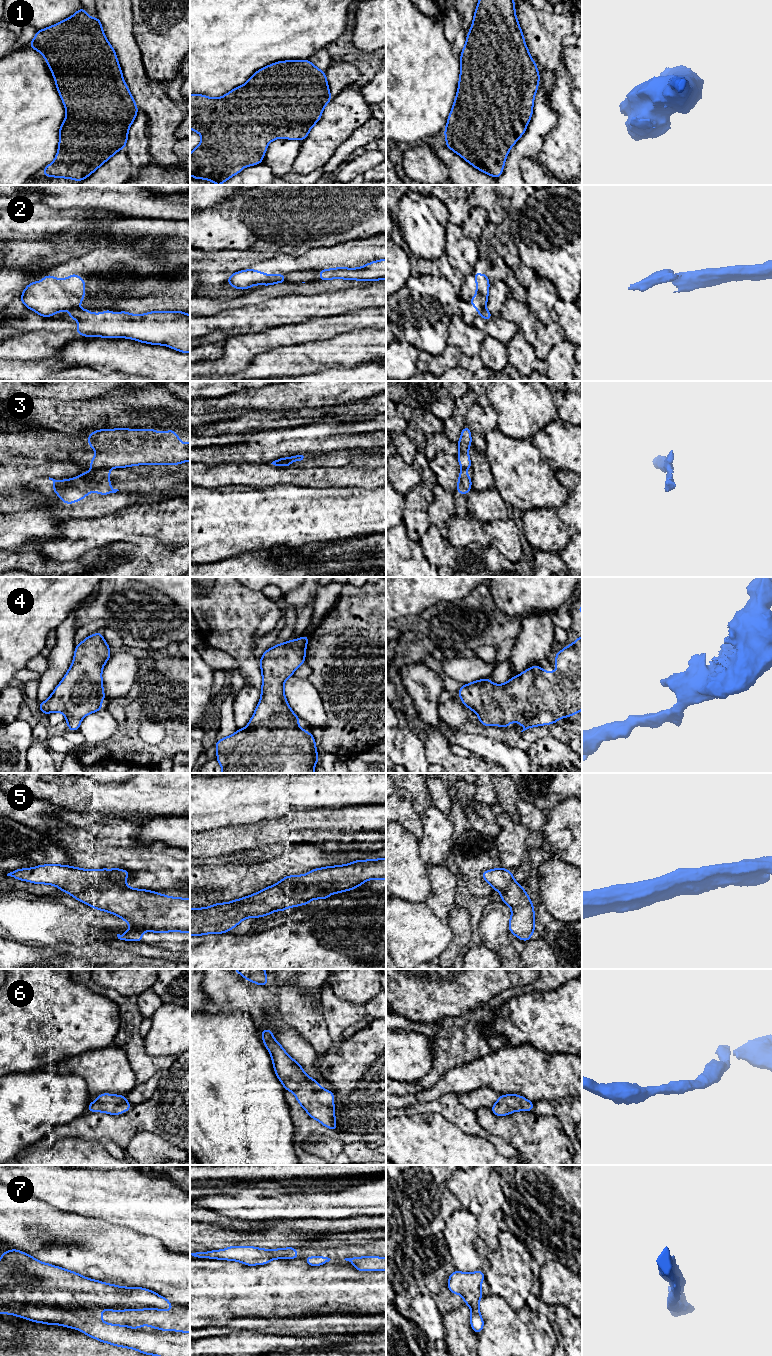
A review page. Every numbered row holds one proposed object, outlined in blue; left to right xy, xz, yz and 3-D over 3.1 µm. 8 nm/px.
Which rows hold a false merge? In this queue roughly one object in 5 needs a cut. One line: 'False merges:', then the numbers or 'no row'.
False merges: 2, 3

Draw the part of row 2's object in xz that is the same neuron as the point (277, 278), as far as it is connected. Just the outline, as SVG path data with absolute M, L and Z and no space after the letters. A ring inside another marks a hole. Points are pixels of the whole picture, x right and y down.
M285 274L270 275L265 286L269 286L276 283L284 283L286 281Z

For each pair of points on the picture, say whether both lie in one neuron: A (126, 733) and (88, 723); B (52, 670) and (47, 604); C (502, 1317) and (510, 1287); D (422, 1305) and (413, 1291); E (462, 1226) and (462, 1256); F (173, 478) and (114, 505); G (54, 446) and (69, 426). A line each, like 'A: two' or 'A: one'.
A: two
B: two
C: two
D: two
E: one
F: one
G: two

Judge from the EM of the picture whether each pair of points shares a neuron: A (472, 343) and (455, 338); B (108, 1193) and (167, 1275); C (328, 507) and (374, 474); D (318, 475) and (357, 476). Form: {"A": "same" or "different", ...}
{"A": "same", "B": "different", "C": "different", "D": "same"}

